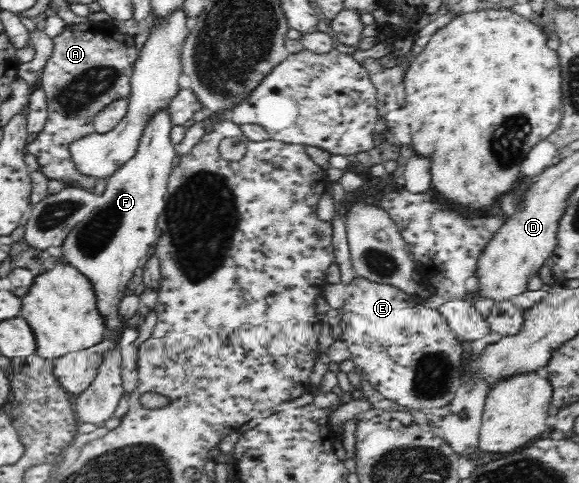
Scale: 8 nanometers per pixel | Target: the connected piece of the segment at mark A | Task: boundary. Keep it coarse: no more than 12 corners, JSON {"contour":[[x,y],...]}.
{"contour":[[110,22],[74,23],[40,72],[44,130],[26,152],[93,193],[70,144],[129,96],[140,48]]}

